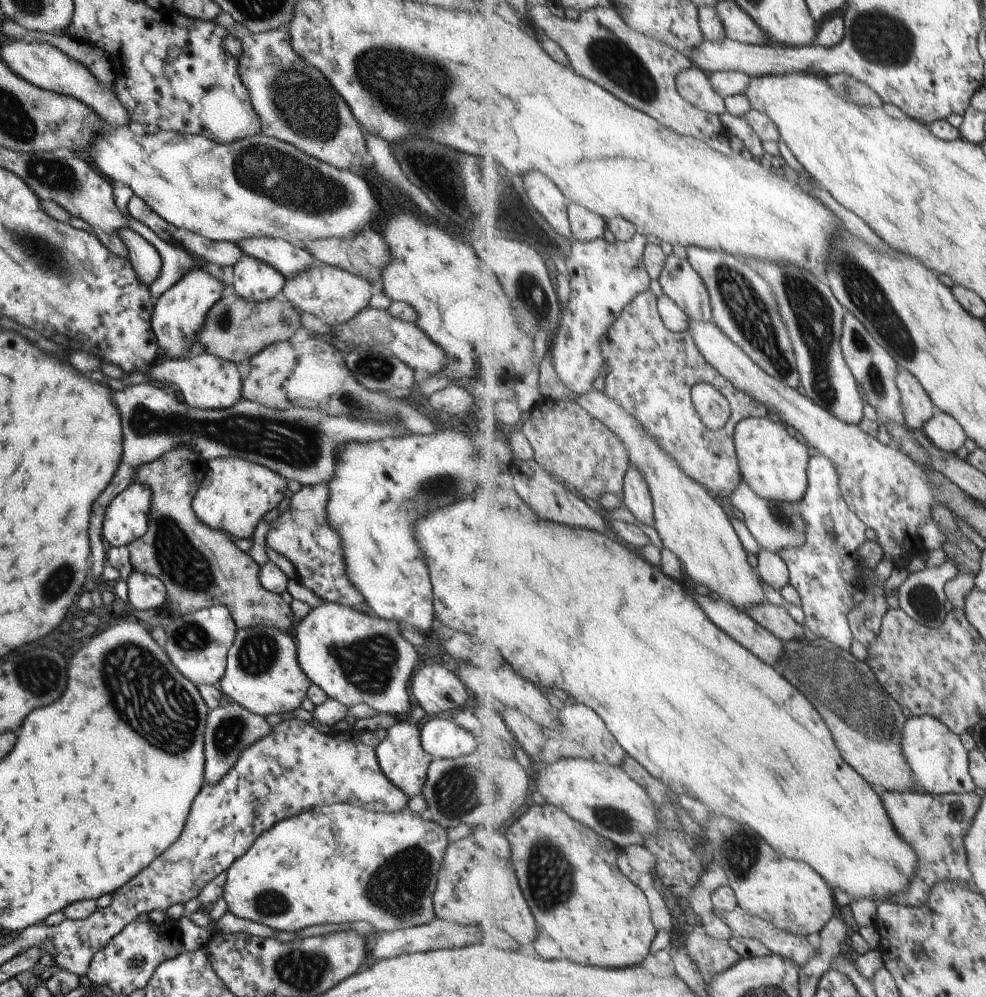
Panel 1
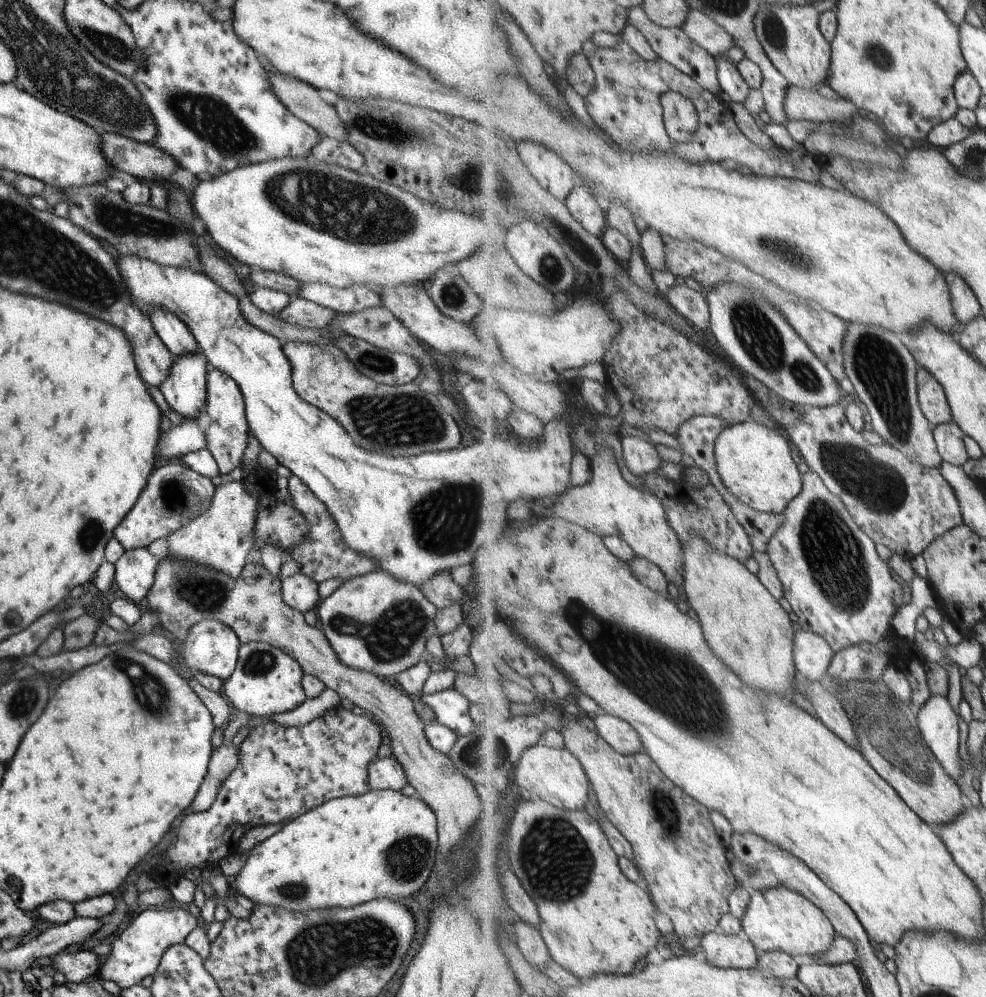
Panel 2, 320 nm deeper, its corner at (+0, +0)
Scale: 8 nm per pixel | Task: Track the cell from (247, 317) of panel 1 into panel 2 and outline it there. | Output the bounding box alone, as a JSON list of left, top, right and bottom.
[275,297,335,328]

